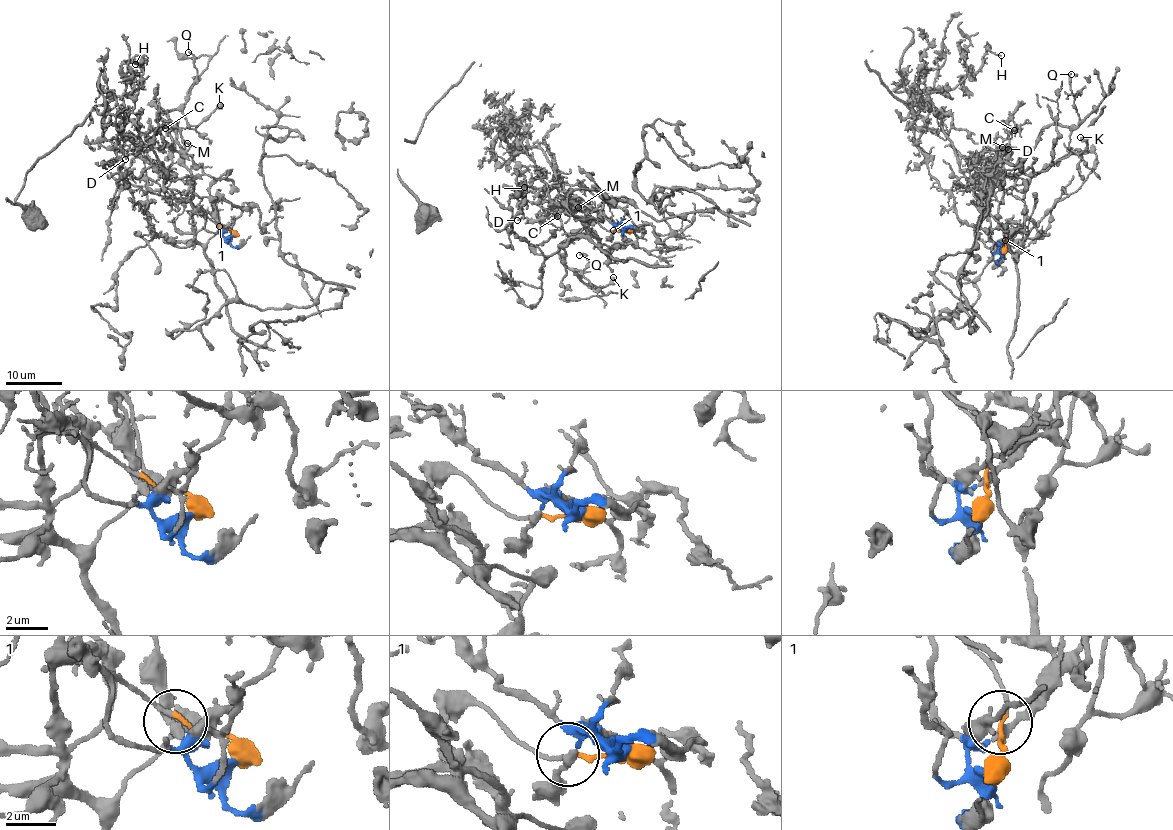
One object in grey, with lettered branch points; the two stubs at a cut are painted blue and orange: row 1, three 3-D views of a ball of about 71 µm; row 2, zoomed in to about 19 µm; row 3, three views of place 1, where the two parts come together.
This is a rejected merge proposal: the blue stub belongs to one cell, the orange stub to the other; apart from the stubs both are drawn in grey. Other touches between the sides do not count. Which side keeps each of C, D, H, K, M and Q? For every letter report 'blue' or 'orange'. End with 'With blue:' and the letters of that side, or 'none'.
C: blue
D: blue
H: blue
K: orange
M: blue
Q: orange
With blue: C, D, H, M

